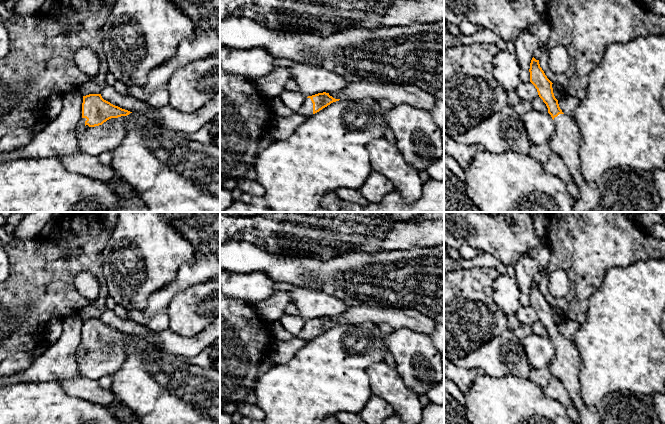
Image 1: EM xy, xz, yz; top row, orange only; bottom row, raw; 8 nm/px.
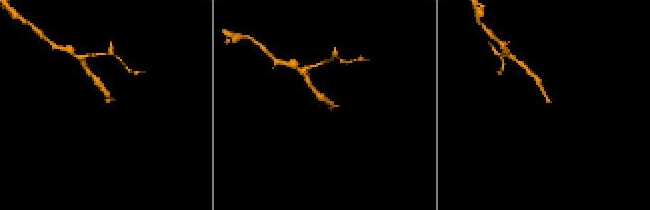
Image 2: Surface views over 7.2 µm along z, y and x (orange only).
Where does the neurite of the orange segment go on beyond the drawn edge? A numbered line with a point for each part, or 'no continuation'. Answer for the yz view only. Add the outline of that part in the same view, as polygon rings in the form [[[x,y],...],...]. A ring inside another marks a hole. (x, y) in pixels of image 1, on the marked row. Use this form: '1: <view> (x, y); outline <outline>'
1: yz (626, 190); outline [[[565,114],[554,122],[555,131],[546,145],[563,159],[579,189],[573,212],[655,212],[661,198],[652,172],[625,167],[607,172],[595,182],[586,181],[579,156],[580,129]]]

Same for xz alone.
1: xz (306, 109); outline [[[306,98],[303,105],[298,109],[297,113],[308,117],[313,115],[313,103],[310,98]]]

